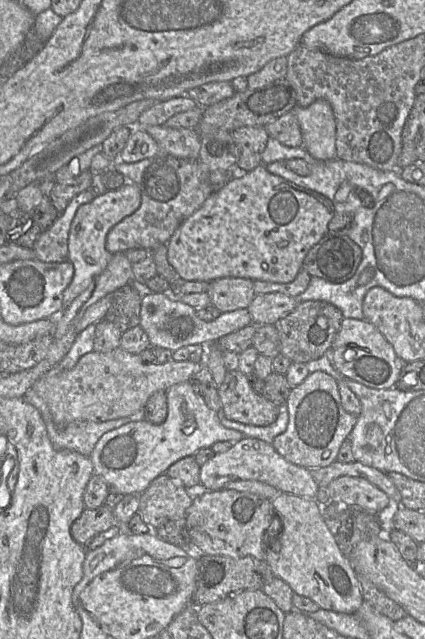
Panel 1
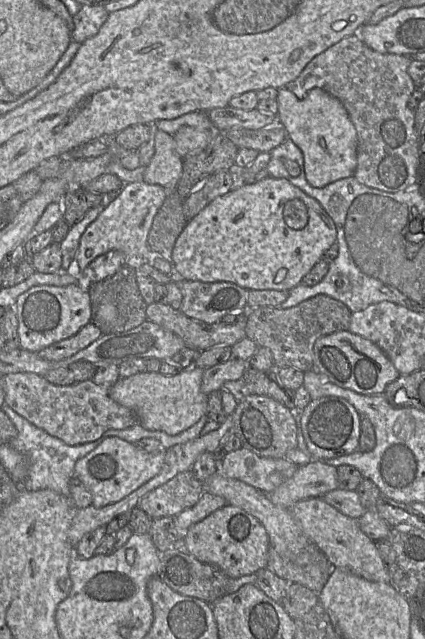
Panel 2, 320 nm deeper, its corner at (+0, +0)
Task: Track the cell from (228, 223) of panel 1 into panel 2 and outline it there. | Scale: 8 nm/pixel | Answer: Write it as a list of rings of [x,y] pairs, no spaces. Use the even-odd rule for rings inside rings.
[[[266,177],[253,184],[237,184],[231,191],[215,198],[193,219],[191,219],[178,239],[172,251],[174,275],[181,280],[201,281],[204,283],[230,282],[246,290],[280,290],[290,291],[302,283],[303,277],[323,258],[325,252],[337,241],[337,230],[334,221],[317,200],[282,178]]]

